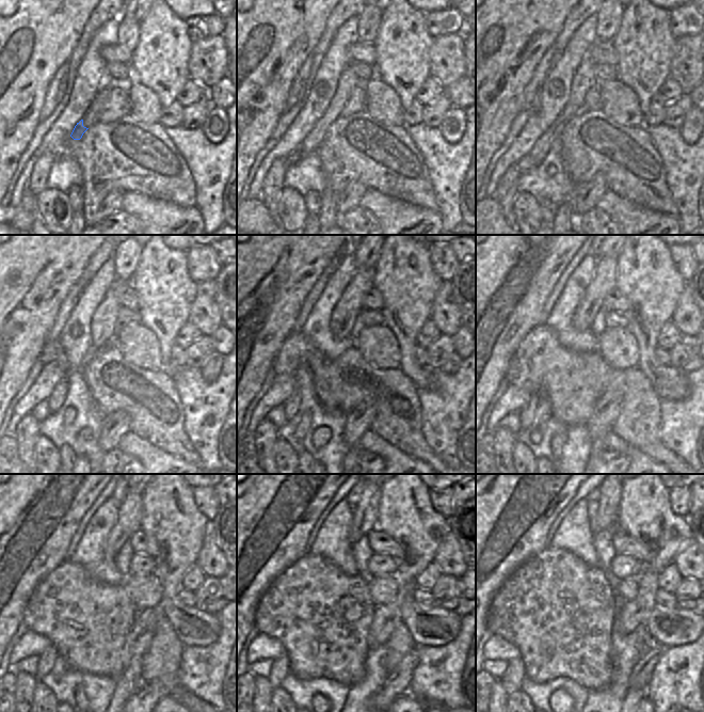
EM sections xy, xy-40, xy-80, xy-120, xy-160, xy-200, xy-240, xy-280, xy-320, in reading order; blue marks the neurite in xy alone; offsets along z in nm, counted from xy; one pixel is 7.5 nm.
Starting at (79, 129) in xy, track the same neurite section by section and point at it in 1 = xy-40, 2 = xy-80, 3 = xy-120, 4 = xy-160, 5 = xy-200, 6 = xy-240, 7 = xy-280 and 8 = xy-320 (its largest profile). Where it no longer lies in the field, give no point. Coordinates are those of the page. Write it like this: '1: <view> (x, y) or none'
1: xy-40 (347, 81)
2: xy-80 (584, 80)
3: xy-120 (104, 320)
4: xy-160 (350, 304)
5: xy-200 (604, 280)
6: xy-240 (129, 512)
7: xy-280 (365, 520)
8: xy-320 (609, 495)

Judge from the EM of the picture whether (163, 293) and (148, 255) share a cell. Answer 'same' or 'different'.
same

